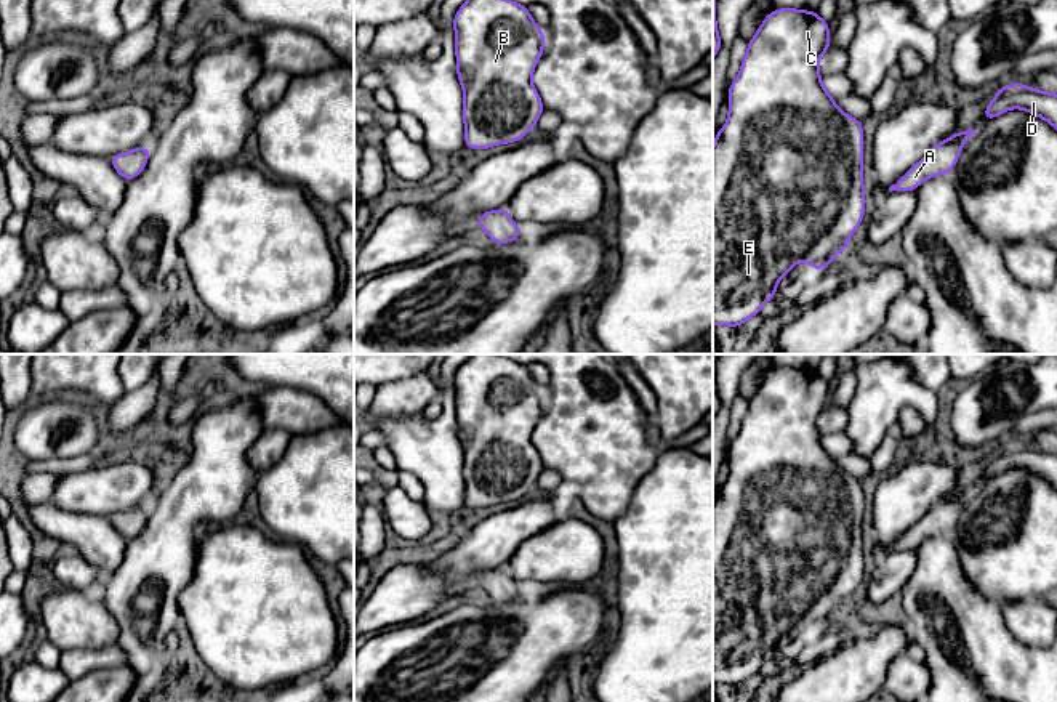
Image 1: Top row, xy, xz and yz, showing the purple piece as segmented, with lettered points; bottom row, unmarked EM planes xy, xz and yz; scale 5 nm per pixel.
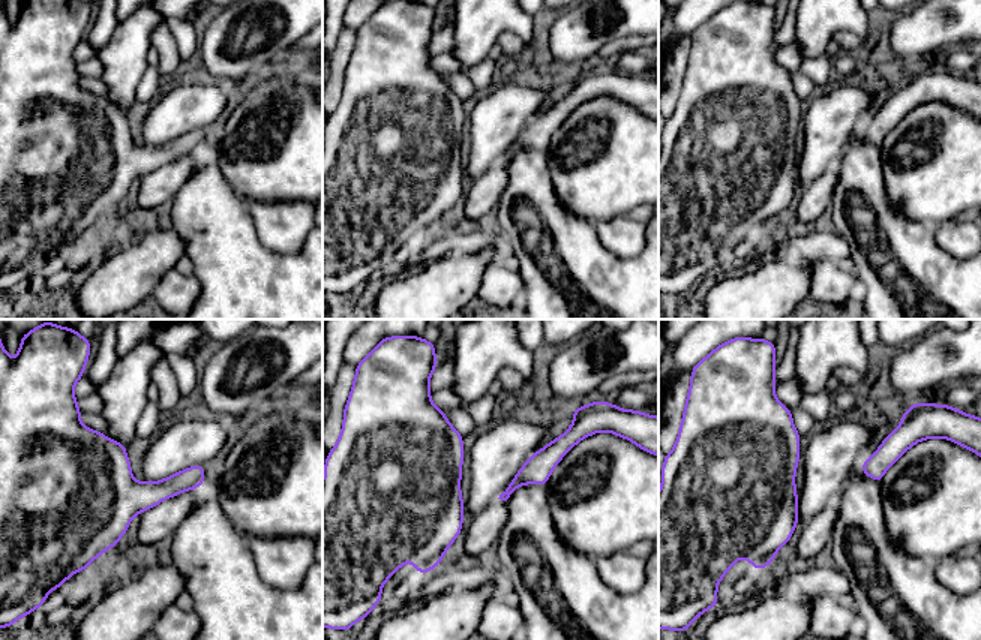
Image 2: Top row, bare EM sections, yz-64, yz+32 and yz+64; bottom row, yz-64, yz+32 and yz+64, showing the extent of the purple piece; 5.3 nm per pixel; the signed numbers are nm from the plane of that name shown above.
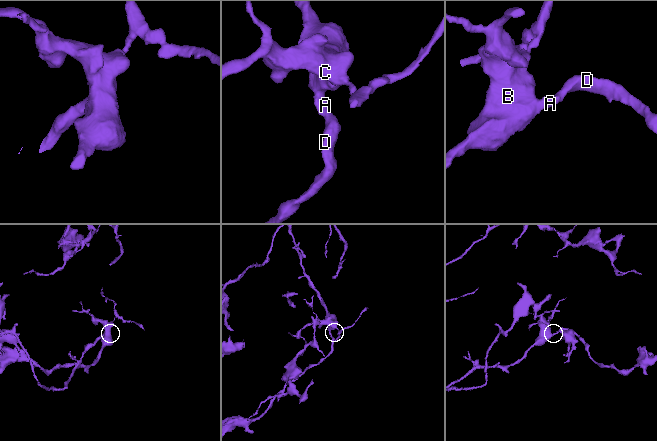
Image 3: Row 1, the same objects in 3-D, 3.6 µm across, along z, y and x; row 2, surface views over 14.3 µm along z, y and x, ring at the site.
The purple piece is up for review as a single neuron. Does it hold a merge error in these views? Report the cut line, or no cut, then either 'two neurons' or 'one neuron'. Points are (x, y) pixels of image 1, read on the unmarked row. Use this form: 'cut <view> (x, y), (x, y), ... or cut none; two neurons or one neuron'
cut none; one neuron

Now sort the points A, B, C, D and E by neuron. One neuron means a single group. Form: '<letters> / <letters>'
A B C D E

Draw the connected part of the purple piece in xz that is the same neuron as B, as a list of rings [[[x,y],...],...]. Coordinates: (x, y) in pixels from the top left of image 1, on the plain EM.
[[[471,354],[455,372],[456,433],[464,452],[464,505],[487,508],[524,498],[545,470],[532,433],[543,414],[545,393],[527,364],[495,354]]]

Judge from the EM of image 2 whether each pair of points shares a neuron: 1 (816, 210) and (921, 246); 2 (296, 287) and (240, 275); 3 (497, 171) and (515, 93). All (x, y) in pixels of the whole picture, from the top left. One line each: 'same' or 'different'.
1: different
2: same
3: different

